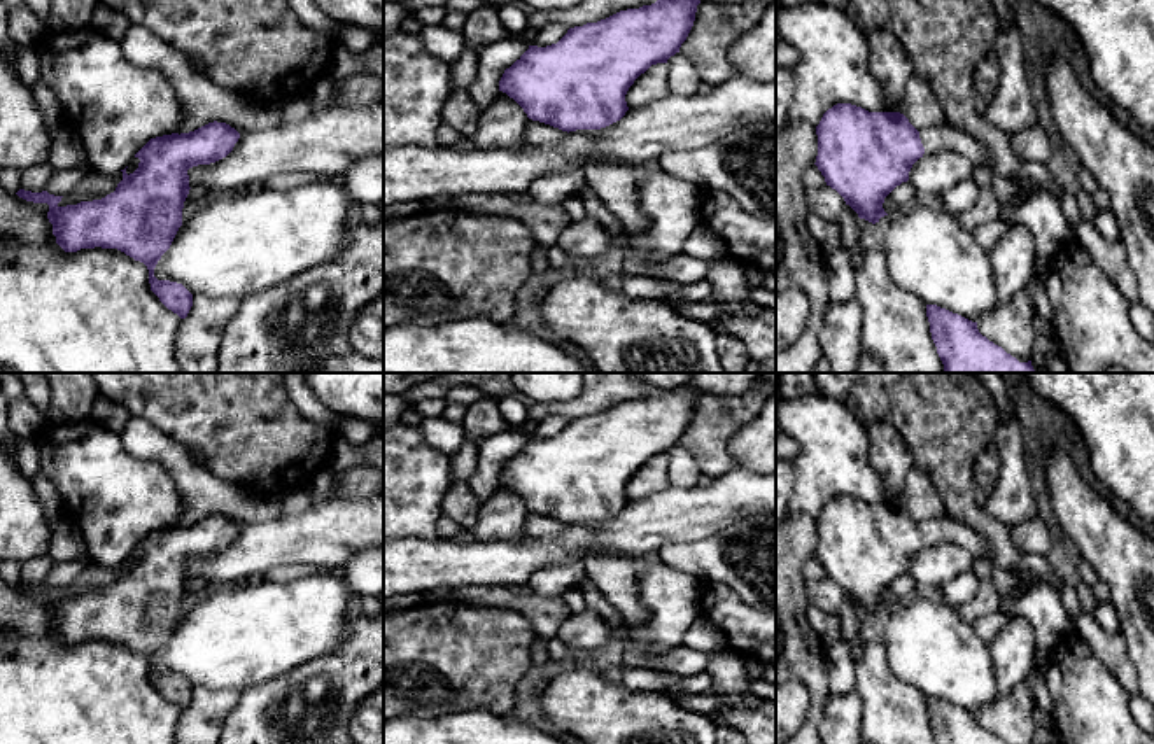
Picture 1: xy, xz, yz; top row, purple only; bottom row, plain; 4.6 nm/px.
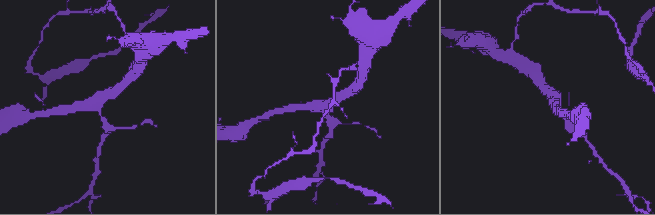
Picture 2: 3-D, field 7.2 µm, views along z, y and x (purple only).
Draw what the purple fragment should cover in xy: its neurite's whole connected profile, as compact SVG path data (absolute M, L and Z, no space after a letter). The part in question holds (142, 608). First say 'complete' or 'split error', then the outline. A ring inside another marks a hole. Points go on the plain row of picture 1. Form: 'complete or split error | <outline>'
complete | M208 515L189 525L172 525L151 530L135 550L140 551L138 560L133 565L123 564L123 572L116 583L102 592L81 593L77 597L60 599L63 588L49 586L47 583L32 585L19 581L16 586L26 593L47 595L47 611L53 616L53 627L56 635L65 644L77 644L81 641L117 641L126 648L140 653L149 662L151 683L159 693L186 711L193 698L193 686L177 674L158 672L154 660L161 648L170 641L179 620L182 618L182 600L189 586L187 562L198 557L210 557L226 550L240 525L226 515Z

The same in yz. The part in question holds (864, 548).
split error | M837 495L828 501L820 516L816 558L827 578L835 581L860 611L872 616L888 607L884 590L902 574L909 572L912 557L925 544L953 543L965 548L974 558L989 557L984 537L967 522L951 515L916 522L900 504L869 504L851 495Z

